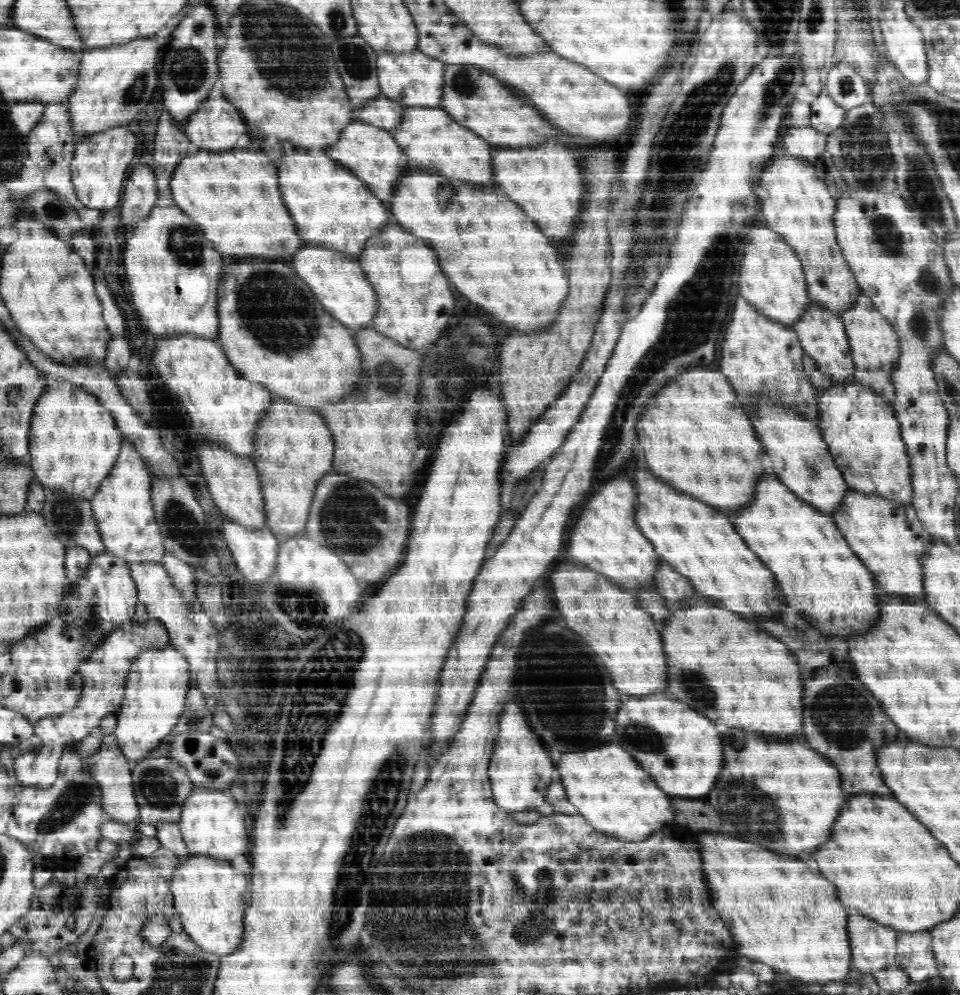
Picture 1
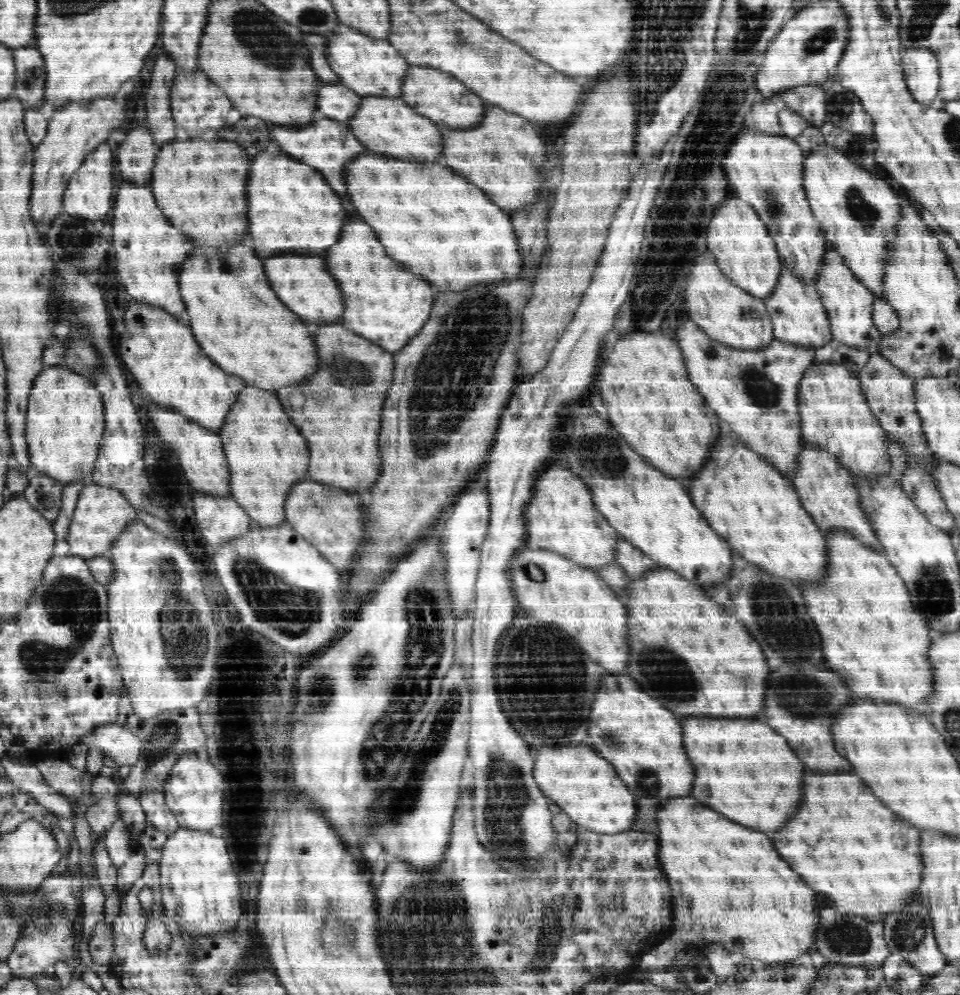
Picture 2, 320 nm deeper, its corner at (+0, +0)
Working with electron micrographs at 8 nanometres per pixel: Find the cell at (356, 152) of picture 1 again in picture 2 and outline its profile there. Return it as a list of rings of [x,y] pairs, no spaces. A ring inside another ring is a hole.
[[[328,118],[308,123],[306,128],[284,128],[274,126],[270,128],[270,138],[276,142],[283,154],[290,156],[304,164],[311,165],[322,173],[324,180],[332,184],[331,189],[338,194],[346,196],[344,186],[344,164],[350,162],[355,156],[368,152],[367,148],[355,137],[350,125]]]

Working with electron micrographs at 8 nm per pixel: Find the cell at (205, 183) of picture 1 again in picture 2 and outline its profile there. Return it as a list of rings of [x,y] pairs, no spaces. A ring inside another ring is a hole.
[[[184,140],[164,144],[152,172],[152,192],[163,216],[198,247],[246,242],[246,200],[244,188],[251,160],[238,144],[214,140]]]

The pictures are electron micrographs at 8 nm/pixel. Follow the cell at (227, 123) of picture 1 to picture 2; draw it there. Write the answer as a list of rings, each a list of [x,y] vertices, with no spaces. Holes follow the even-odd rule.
[[[192,72],[192,76],[176,74],[169,90],[169,106],[172,108],[172,116],[174,116],[176,124],[182,124],[186,128],[186,132],[198,136],[210,128],[218,130],[218,128],[222,128],[222,124],[226,124],[226,116],[228,116],[232,104],[226,100],[222,89],[214,82],[210,82],[208,76],[204,76],[202,72]]]

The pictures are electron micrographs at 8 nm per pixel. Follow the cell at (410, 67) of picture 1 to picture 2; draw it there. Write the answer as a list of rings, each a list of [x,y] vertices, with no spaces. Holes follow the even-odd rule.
[[[338,24],[334,34],[327,37],[328,64],[339,76],[339,82],[362,97],[400,97],[403,79],[410,70],[408,61],[387,39],[373,39],[352,27]]]

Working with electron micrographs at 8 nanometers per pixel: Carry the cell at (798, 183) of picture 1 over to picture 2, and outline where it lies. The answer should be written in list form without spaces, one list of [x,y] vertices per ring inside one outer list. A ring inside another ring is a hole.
[[[744,130],[734,139],[734,144],[722,160],[722,168],[729,188],[736,190],[735,196],[752,205],[760,220],[767,225],[783,266],[796,273],[805,284],[815,285],[827,255],[827,239],[811,211],[803,187],[803,158],[801,146],[791,138]]]

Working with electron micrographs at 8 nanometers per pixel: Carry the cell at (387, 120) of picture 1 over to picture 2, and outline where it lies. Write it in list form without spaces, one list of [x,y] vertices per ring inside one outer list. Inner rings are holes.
[[[340,82],[332,84],[321,83],[317,88],[317,92],[320,92],[320,96],[318,96],[318,102],[320,104],[318,104],[318,110],[315,112],[315,121],[328,118],[346,122],[358,110],[362,98],[362,96],[356,94],[351,88],[348,88],[348,86]]]

